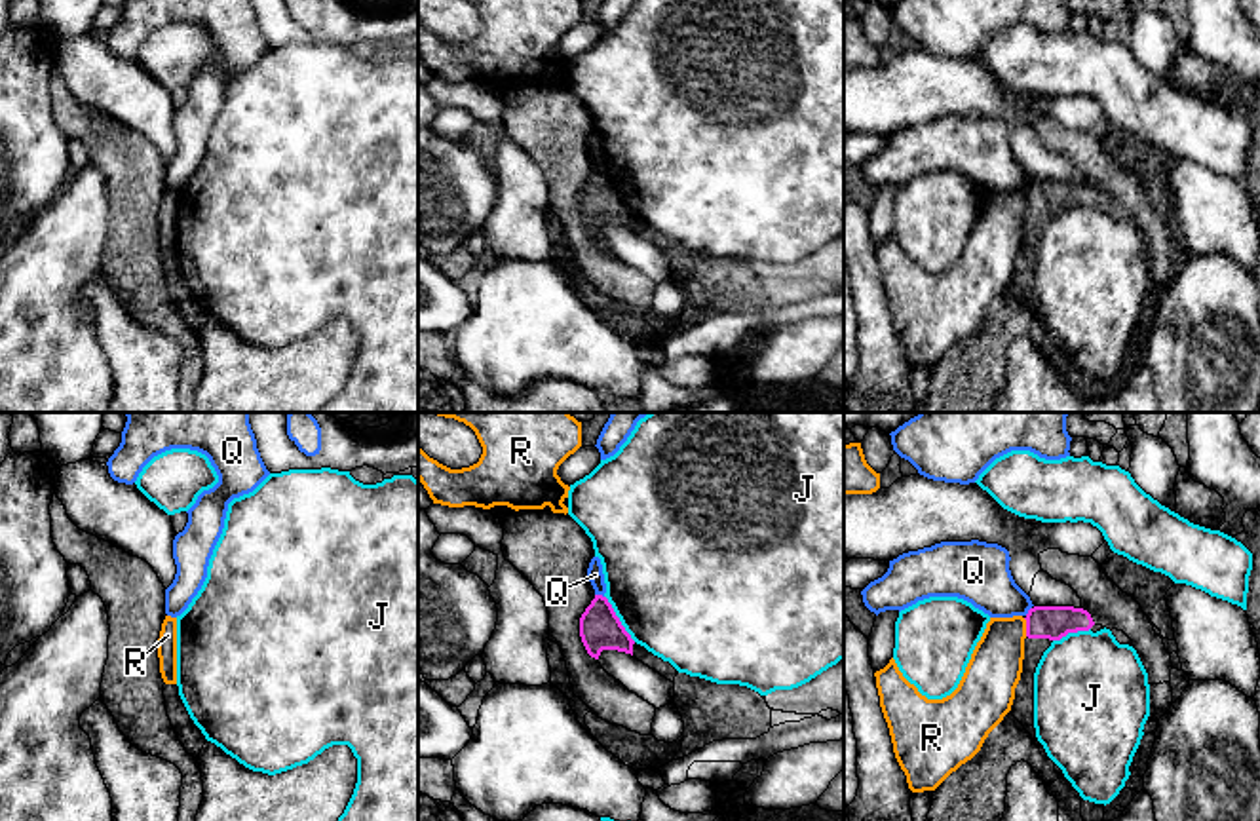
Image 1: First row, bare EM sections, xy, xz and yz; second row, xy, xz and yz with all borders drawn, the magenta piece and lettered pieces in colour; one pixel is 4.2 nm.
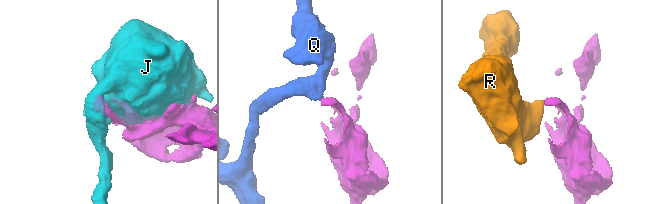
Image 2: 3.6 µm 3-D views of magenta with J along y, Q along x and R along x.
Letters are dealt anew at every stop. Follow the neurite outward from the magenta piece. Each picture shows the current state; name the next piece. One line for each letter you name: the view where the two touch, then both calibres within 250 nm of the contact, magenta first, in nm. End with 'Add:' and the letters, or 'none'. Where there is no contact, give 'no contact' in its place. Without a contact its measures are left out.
Add: none

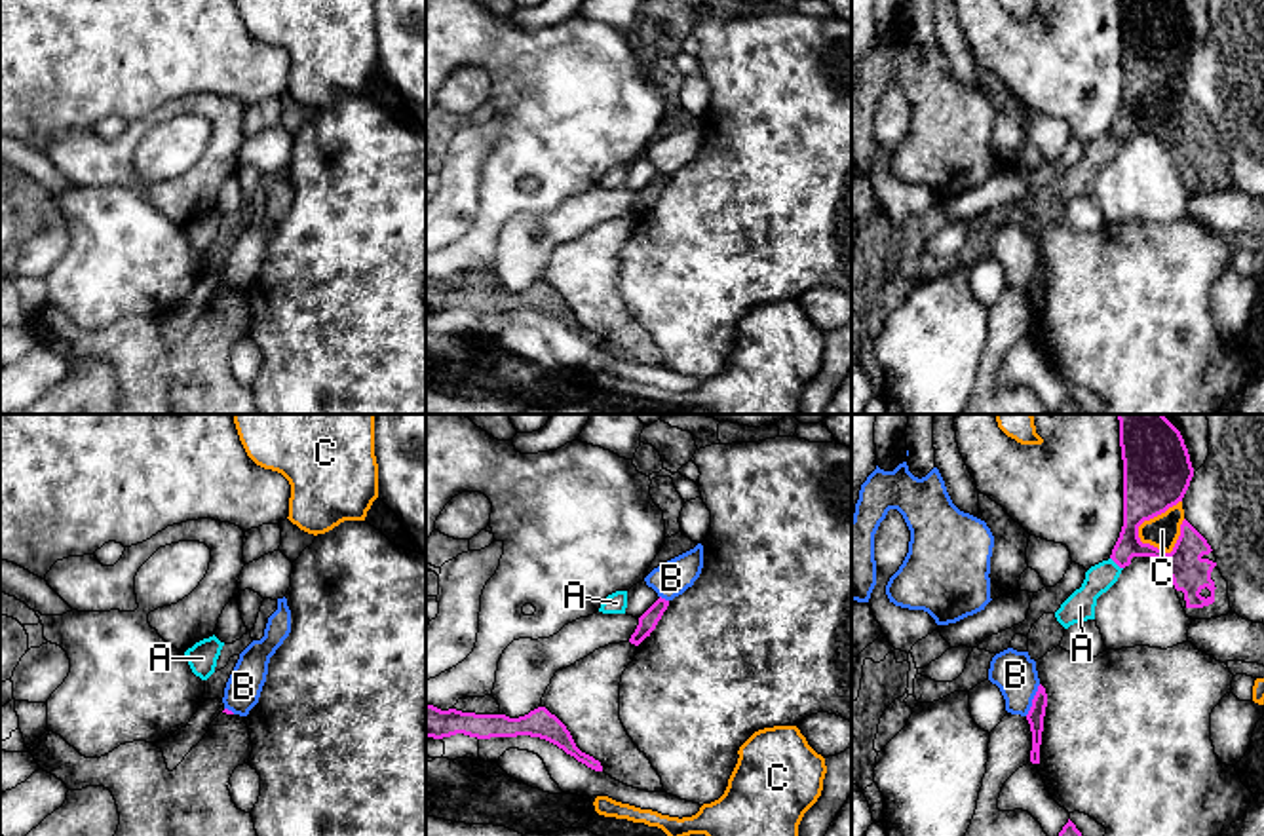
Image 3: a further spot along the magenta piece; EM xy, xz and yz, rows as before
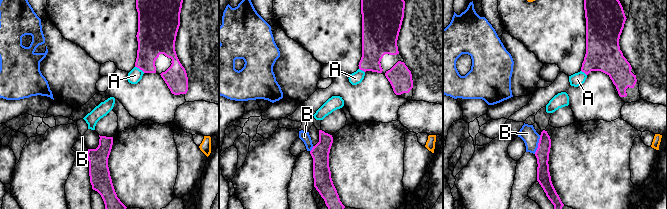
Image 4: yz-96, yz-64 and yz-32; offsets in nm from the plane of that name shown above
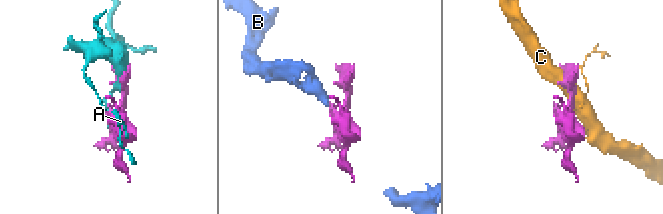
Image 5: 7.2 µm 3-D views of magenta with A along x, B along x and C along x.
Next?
Add: none

